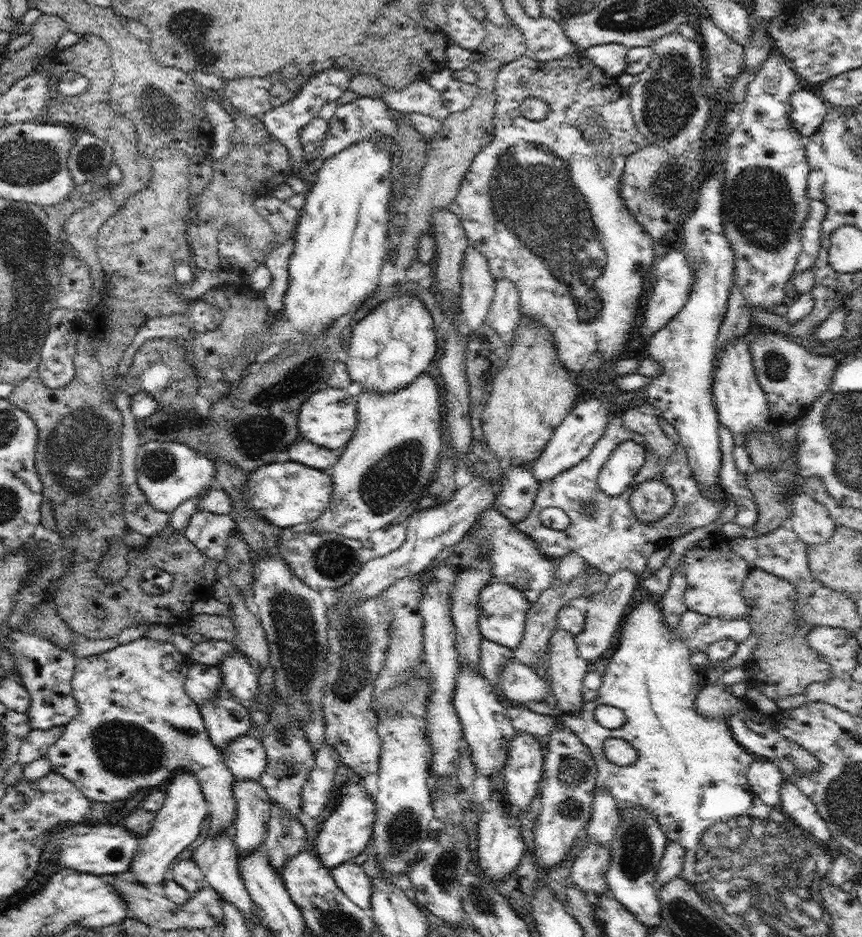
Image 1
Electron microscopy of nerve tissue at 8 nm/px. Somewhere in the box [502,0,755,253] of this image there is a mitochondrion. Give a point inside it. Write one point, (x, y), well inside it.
(668, 106)

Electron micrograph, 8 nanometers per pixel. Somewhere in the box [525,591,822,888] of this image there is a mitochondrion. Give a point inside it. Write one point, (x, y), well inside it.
(636, 853)

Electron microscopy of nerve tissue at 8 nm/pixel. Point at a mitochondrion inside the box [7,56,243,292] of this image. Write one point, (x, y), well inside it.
(157, 104)

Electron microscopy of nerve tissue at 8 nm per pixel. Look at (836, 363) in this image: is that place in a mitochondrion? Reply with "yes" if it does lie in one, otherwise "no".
no

